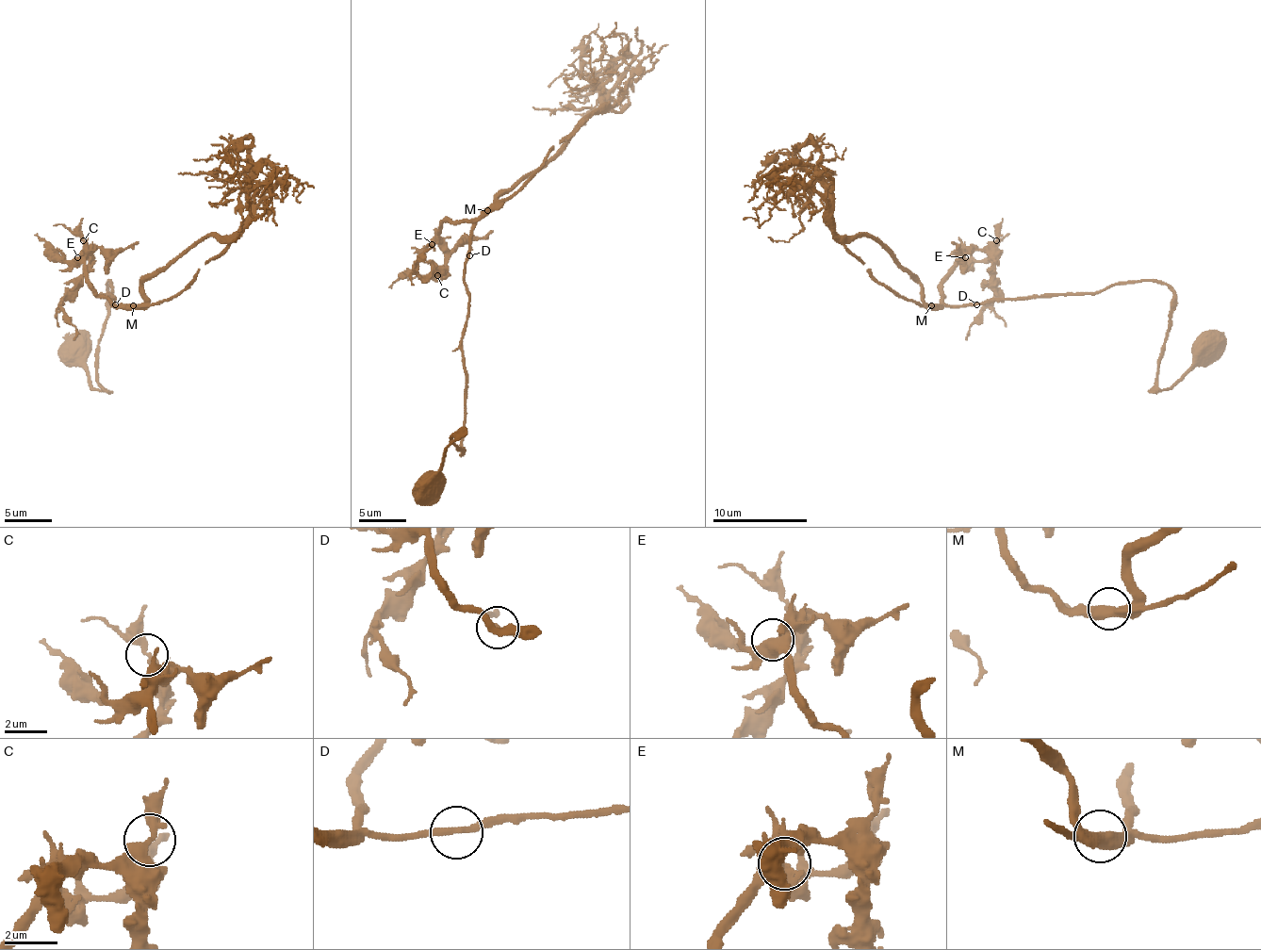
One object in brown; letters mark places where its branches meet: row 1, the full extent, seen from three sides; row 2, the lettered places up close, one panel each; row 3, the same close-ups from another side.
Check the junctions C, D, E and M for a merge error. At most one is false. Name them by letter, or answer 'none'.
none

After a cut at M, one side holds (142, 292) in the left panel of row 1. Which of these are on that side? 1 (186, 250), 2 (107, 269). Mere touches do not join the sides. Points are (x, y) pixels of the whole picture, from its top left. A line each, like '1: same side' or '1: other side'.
1: same side
2: same side

